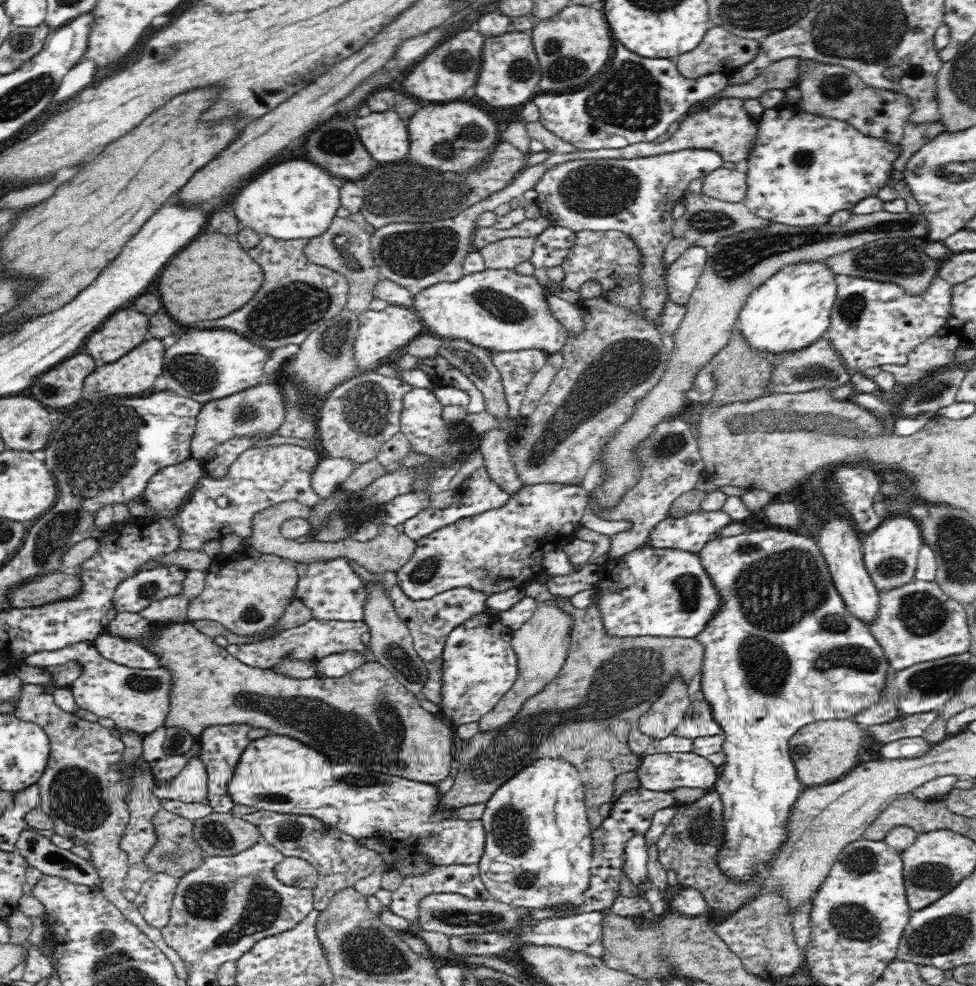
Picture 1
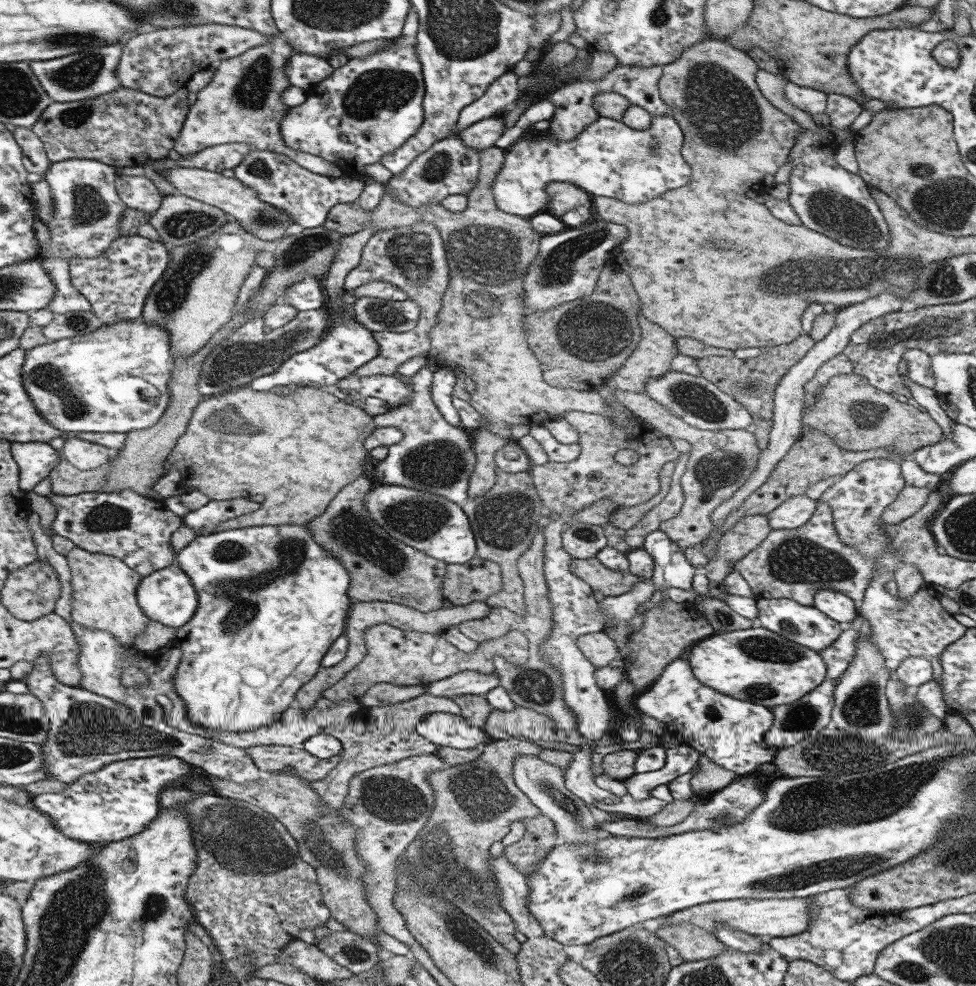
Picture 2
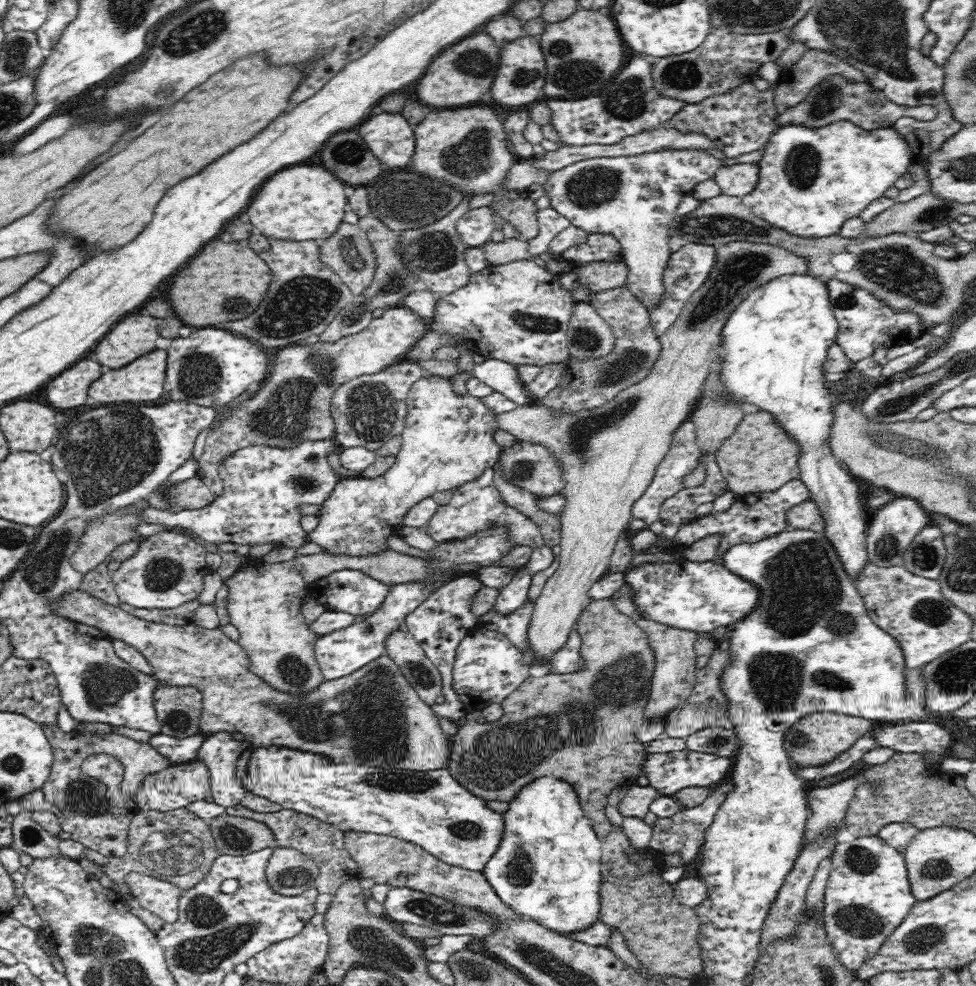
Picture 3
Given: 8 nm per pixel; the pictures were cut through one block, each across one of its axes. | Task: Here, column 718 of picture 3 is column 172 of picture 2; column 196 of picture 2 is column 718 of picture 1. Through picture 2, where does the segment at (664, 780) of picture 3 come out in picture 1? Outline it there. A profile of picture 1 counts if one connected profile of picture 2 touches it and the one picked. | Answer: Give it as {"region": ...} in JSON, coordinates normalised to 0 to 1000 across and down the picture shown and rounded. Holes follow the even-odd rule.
{"region":[[[689,763],[686,765],[666,765],[657,768],[657,774],[653,779],[653,790],[659,799],[676,804],[686,804],[694,799],[721,799],[728,800],[736,791],[738,779],[732,777],[724,769],[713,765]]]}

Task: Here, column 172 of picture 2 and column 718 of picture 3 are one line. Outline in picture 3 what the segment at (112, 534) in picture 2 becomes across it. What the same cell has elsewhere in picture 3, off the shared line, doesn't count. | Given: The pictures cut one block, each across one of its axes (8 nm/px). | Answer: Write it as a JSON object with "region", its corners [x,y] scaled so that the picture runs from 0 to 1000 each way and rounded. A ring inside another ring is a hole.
{"region":[[[816,486],[805,489],[803,493],[800,493],[797,497],[793,497],[793,499],[755,502],[752,511],[750,511],[744,519],[727,520],[707,527],[708,529],[702,530],[696,537],[696,540],[686,549],[680,550],[680,552],[677,552],[678,547],[676,547],[674,543],[670,543],[665,537],[645,542],[643,548],[647,550],[651,562],[665,557],[668,553],[678,556],[681,559],[690,559],[696,562],[697,556],[701,557],[710,550],[727,544],[727,542],[738,542],[740,549],[738,549],[738,554],[736,554],[736,562],[730,566],[730,569],[732,569],[732,571],[741,572],[739,566],[749,554],[754,554],[756,551],[761,550],[777,550],[783,548],[783,546],[789,546],[793,543],[797,543],[799,540],[805,539],[805,535],[807,535],[805,520],[813,513],[828,508],[830,505],[831,501],[827,493],[821,486]]]}

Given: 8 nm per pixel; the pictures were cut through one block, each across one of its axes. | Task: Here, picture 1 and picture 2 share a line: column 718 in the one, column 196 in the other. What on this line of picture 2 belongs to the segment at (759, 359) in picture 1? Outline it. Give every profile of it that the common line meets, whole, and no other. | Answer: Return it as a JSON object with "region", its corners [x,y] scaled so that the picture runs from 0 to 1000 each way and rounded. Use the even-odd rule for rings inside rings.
{"region":[[[239,319],[227,334],[219,338],[219,341],[217,341],[211,351],[192,362],[178,364],[172,394],[174,400],[172,415],[166,420],[164,427],[160,428],[159,432],[131,439],[128,451],[120,460],[119,467],[115,469],[115,476],[113,476],[112,483],[110,483],[110,491],[98,498],[114,500],[134,495],[140,500],[150,502],[152,505],[167,506],[165,501],[159,499],[158,493],[168,483],[170,465],[172,465],[172,460],[175,460],[176,453],[180,450],[180,447],[191,438],[201,412],[210,406],[210,403],[203,398],[203,386],[205,385],[208,367],[220,351],[223,351],[231,343],[237,341],[239,335],[248,331],[252,326],[253,323],[250,319]]]}

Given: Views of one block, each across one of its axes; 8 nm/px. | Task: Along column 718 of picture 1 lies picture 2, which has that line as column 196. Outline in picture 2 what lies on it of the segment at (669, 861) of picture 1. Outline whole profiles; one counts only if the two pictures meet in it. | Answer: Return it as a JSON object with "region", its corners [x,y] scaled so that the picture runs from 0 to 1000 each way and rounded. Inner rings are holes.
{"region":[[[182,797],[165,801],[163,812],[166,819],[171,820],[190,813],[203,867],[202,880],[193,891],[190,912],[199,924],[199,934],[210,941],[231,976],[256,969],[263,982],[279,978],[309,943],[322,944],[326,939],[333,939],[339,926],[331,917],[324,881],[309,872],[304,852],[280,826],[246,810],[200,805]]]}

